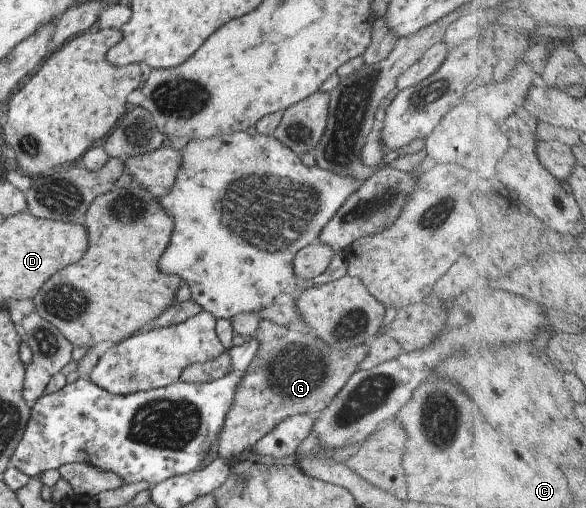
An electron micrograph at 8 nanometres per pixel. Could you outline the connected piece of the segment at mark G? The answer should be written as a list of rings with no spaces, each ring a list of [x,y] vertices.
[[[261,321],[251,337],[257,339],[259,349],[253,355],[234,391],[217,447],[218,458],[231,460],[262,439],[279,421],[304,412],[315,413],[329,403],[357,365],[367,355],[367,344],[349,349],[331,349],[319,337],[303,331],[291,331],[271,321]]]

